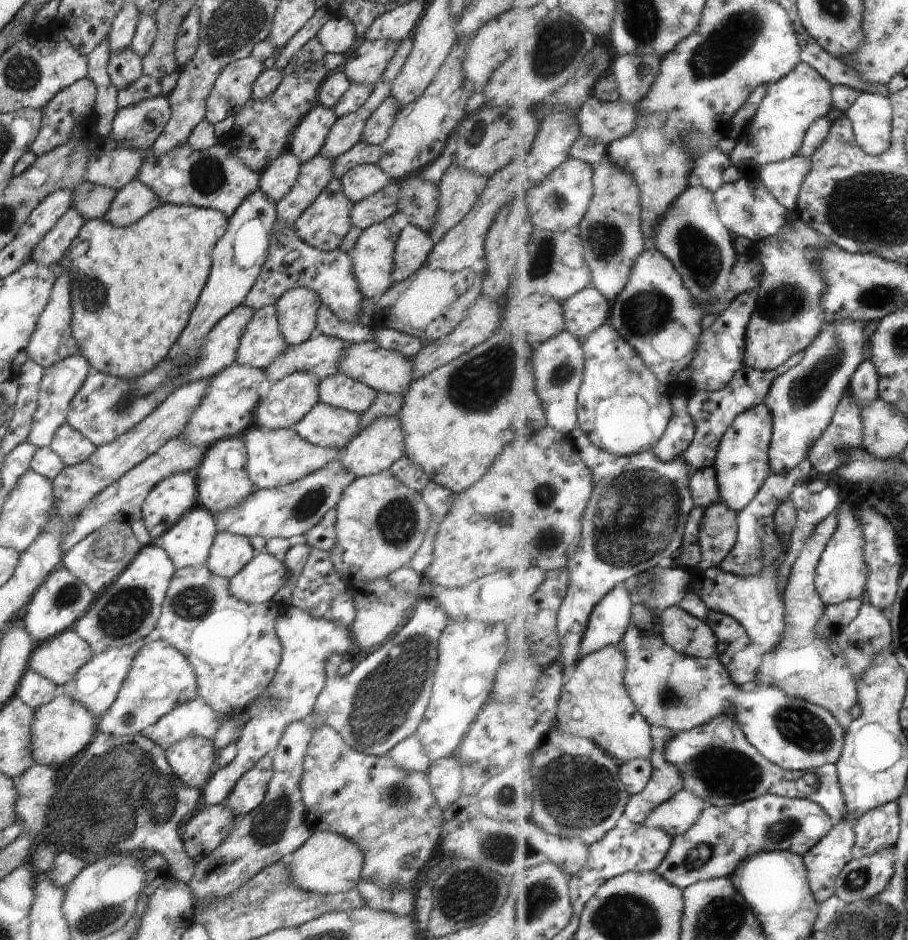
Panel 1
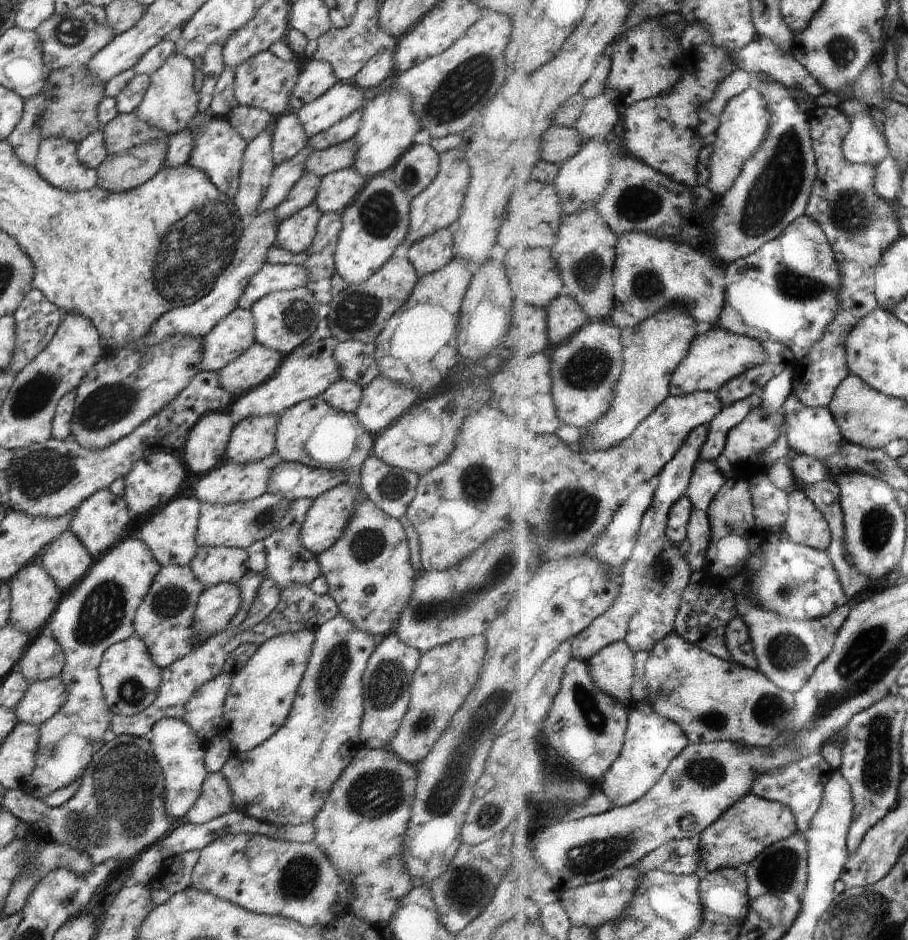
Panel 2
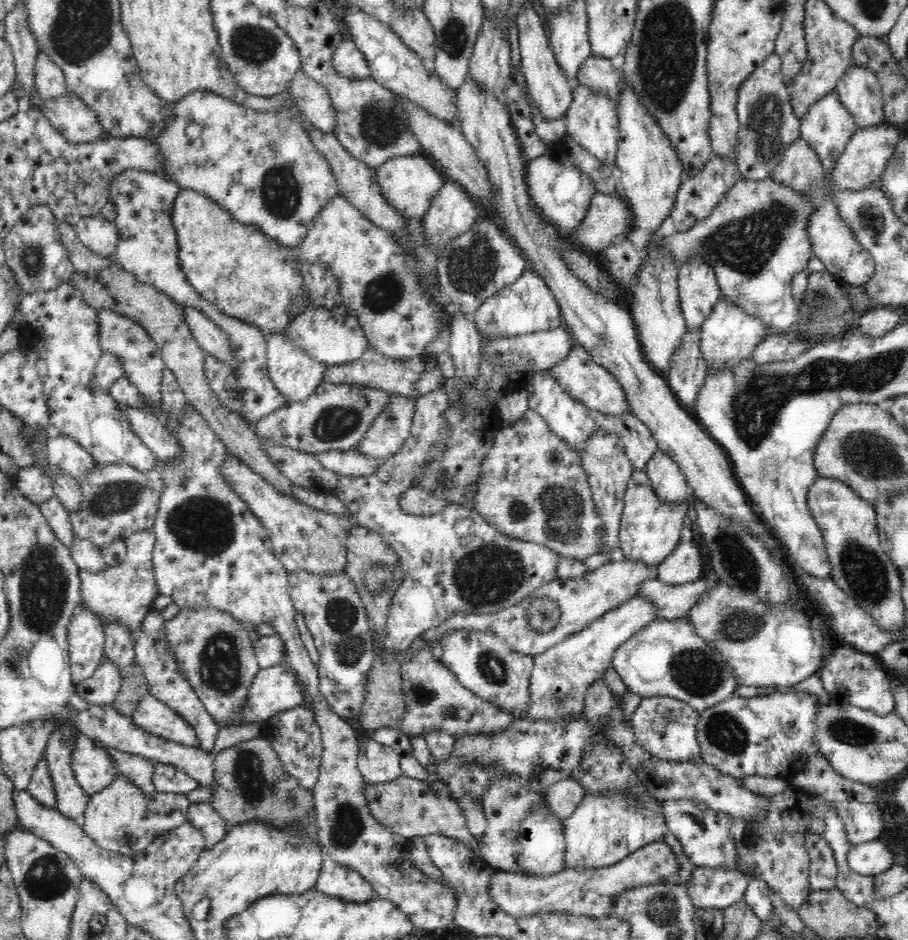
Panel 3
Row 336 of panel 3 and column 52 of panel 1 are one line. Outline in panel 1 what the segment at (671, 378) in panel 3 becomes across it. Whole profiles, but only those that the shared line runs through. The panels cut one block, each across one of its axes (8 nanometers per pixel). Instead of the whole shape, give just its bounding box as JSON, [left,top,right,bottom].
[14,668,59,710]

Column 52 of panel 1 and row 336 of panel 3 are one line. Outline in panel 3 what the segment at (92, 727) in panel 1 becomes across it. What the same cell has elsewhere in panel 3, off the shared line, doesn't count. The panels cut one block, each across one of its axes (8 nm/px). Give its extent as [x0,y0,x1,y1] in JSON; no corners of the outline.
[700,298,768,376]

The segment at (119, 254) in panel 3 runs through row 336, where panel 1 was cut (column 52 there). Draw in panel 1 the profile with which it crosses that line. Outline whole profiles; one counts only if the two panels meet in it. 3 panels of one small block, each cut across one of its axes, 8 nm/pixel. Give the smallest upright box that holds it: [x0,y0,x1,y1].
[30,208,83,267]

